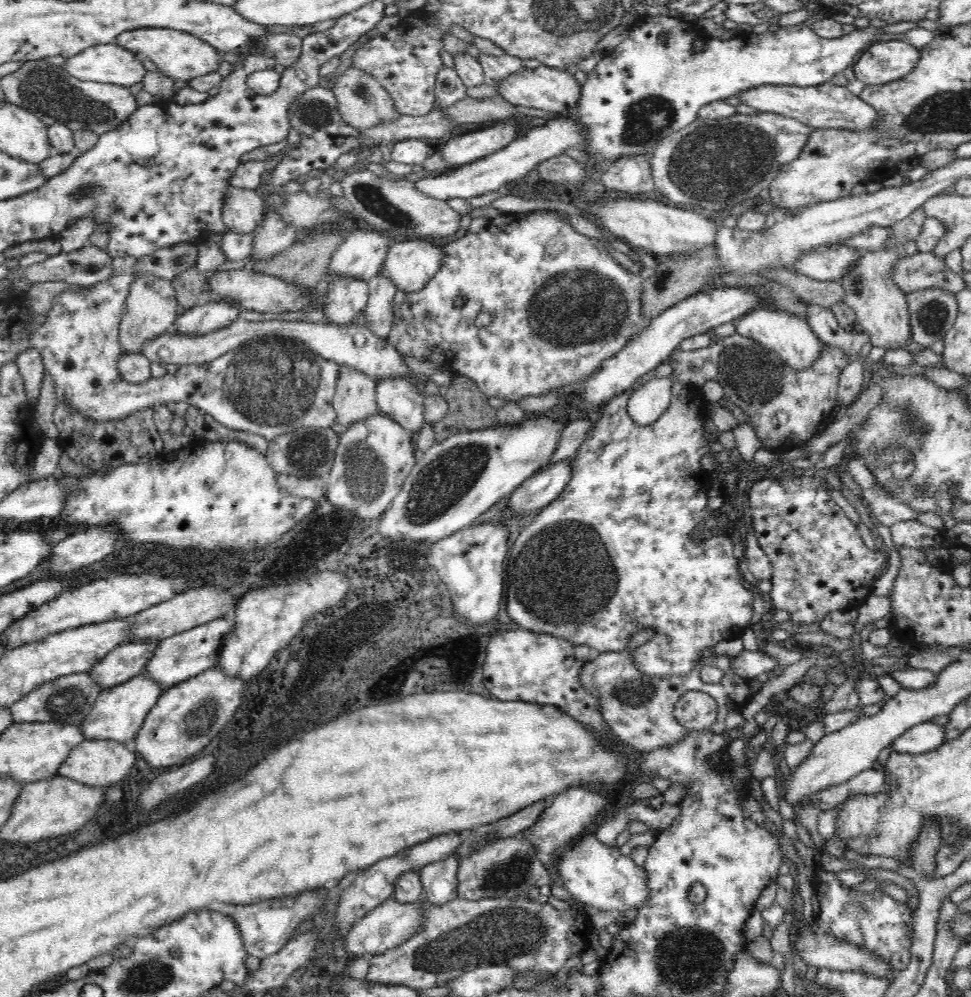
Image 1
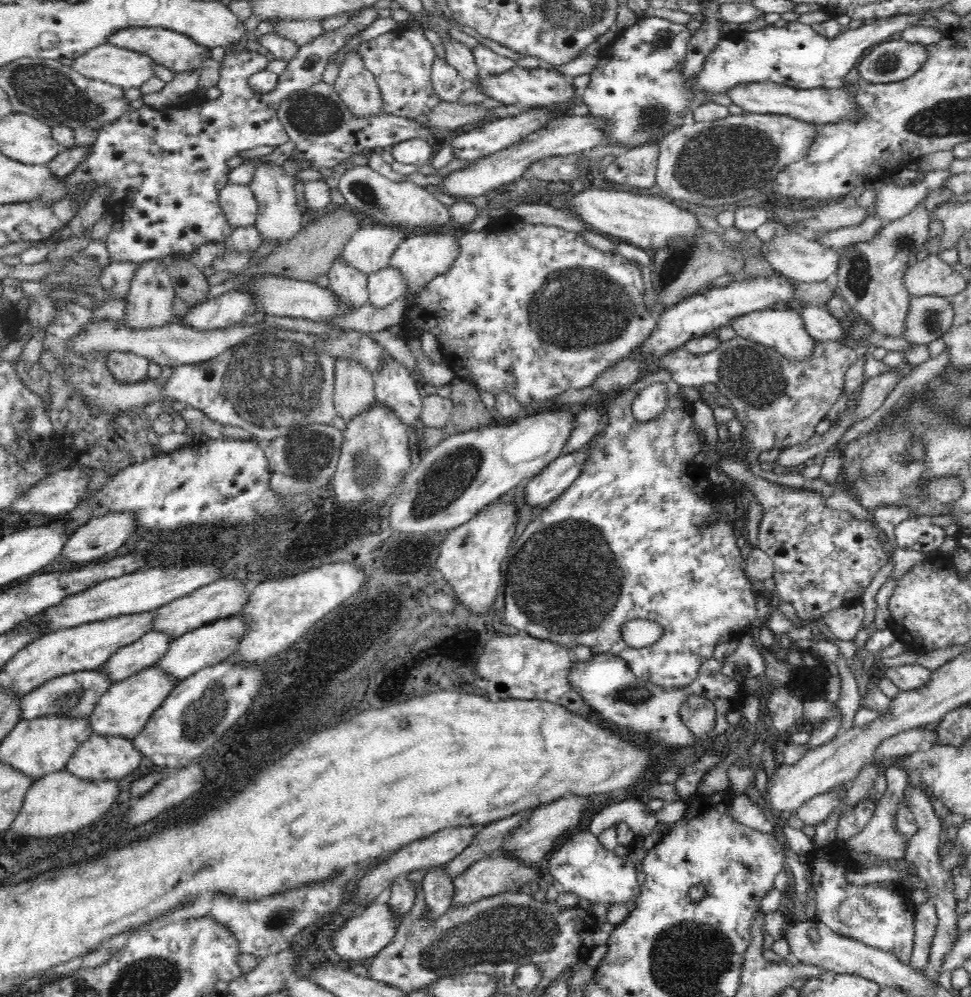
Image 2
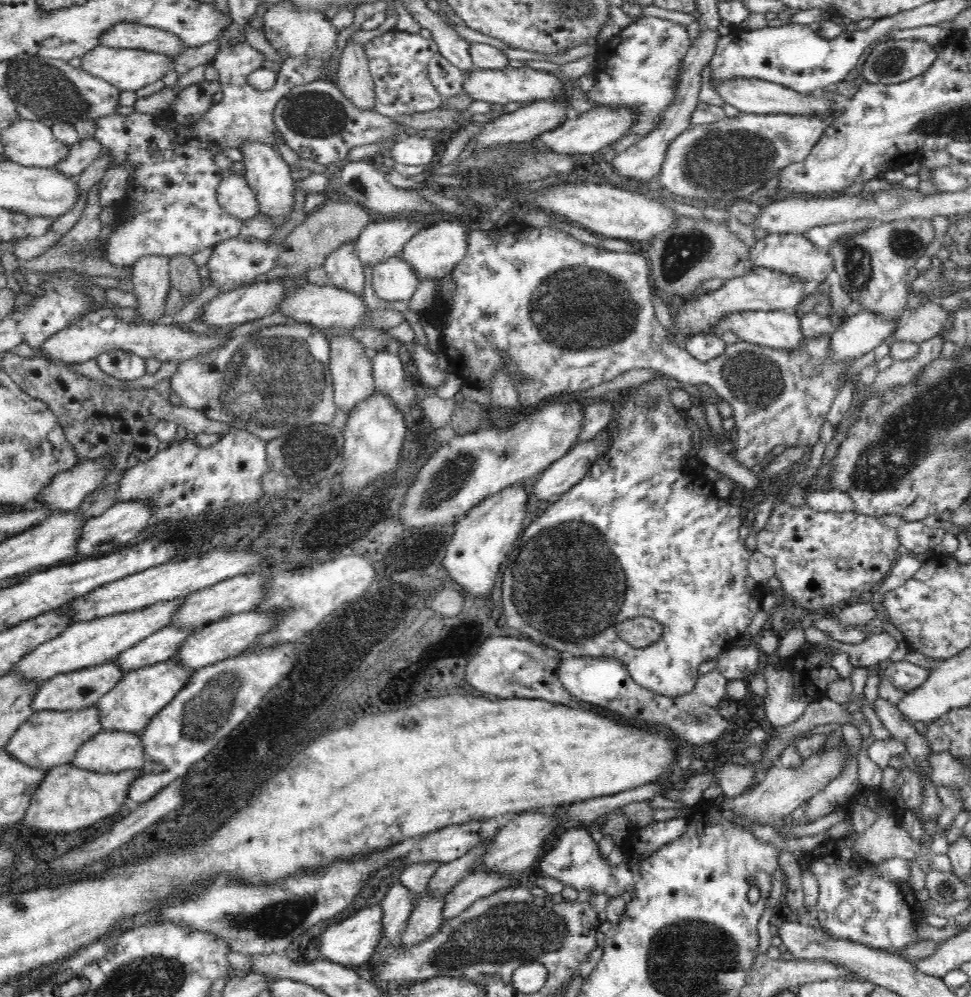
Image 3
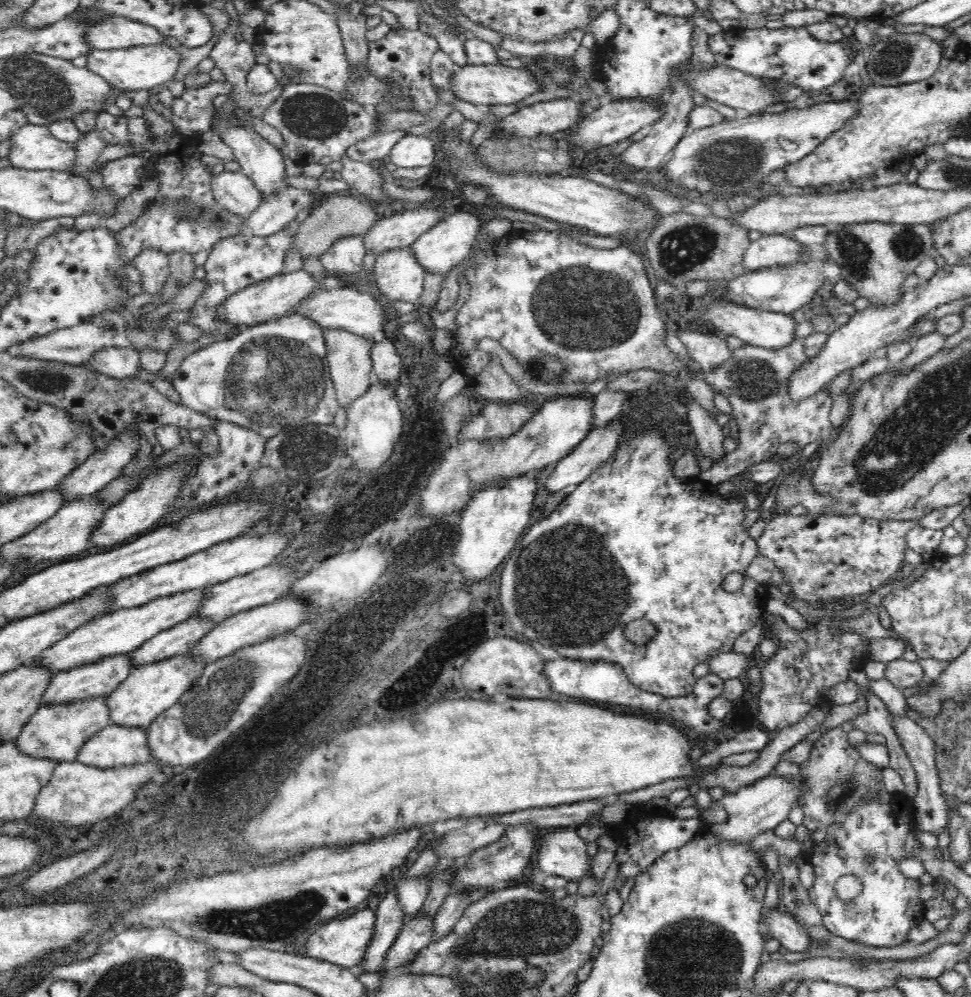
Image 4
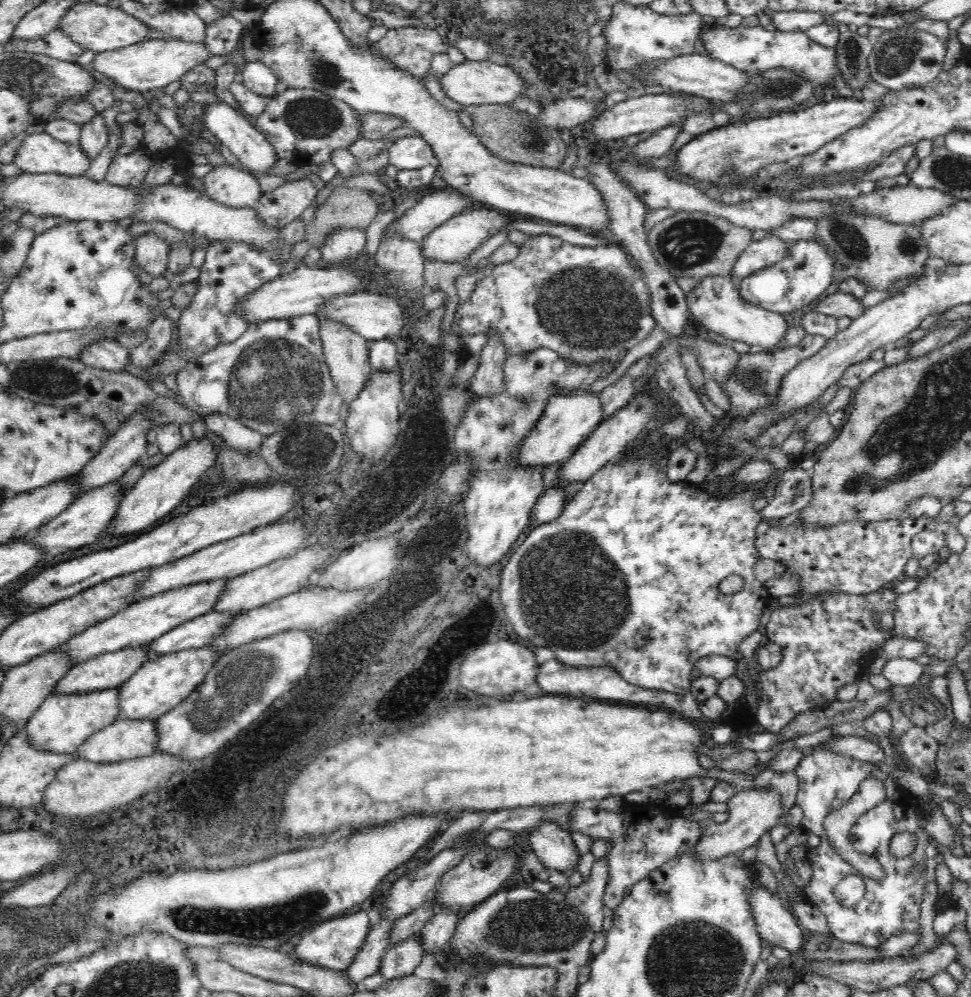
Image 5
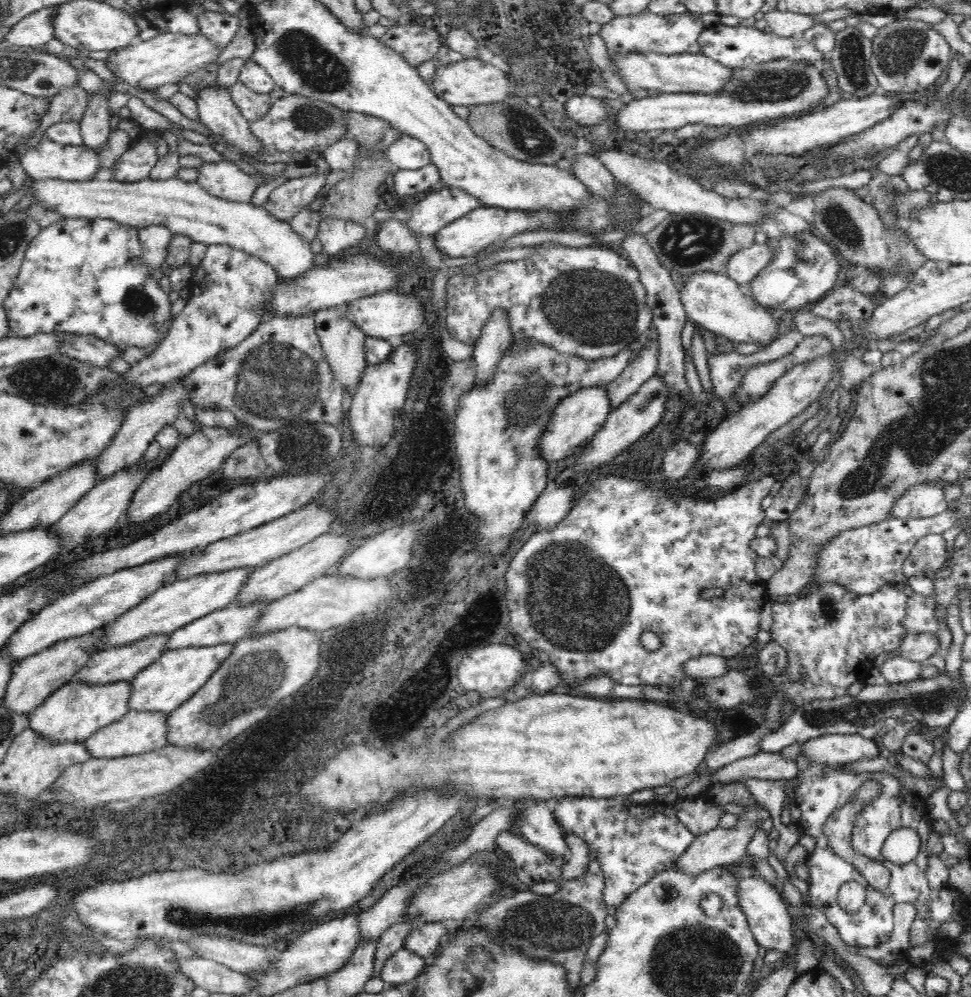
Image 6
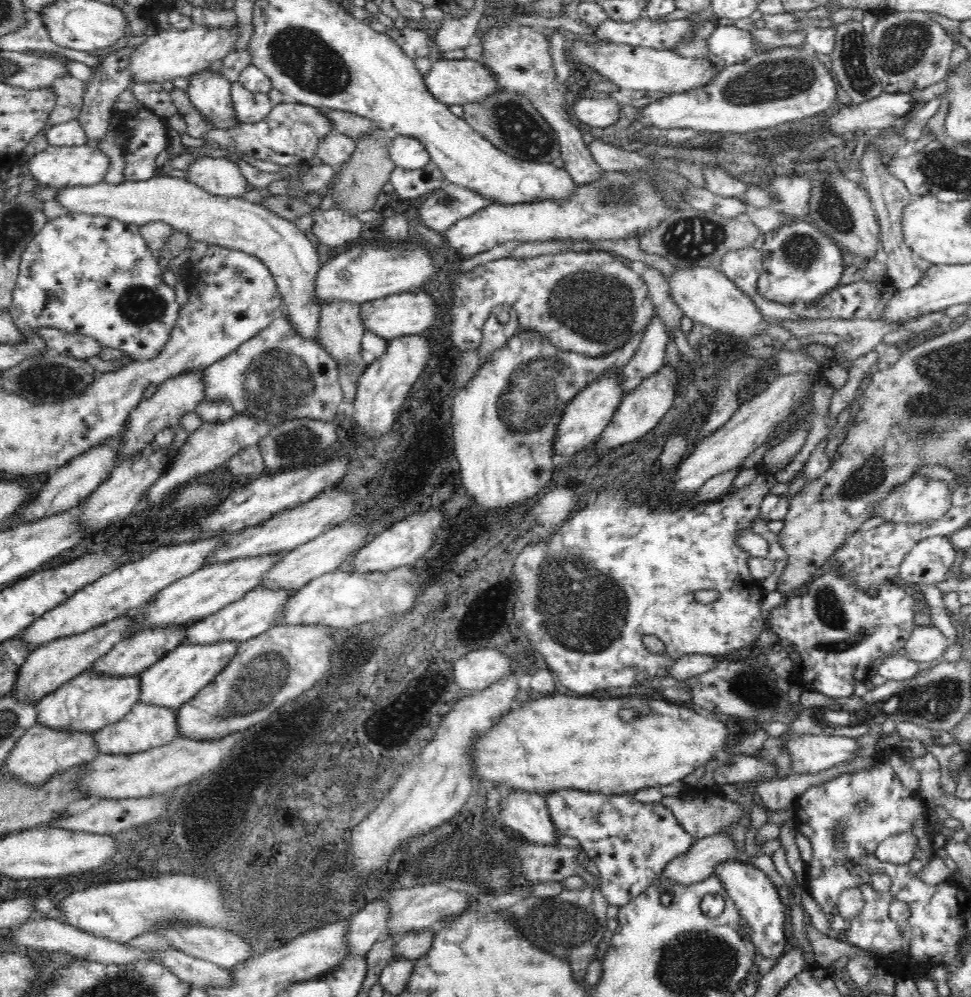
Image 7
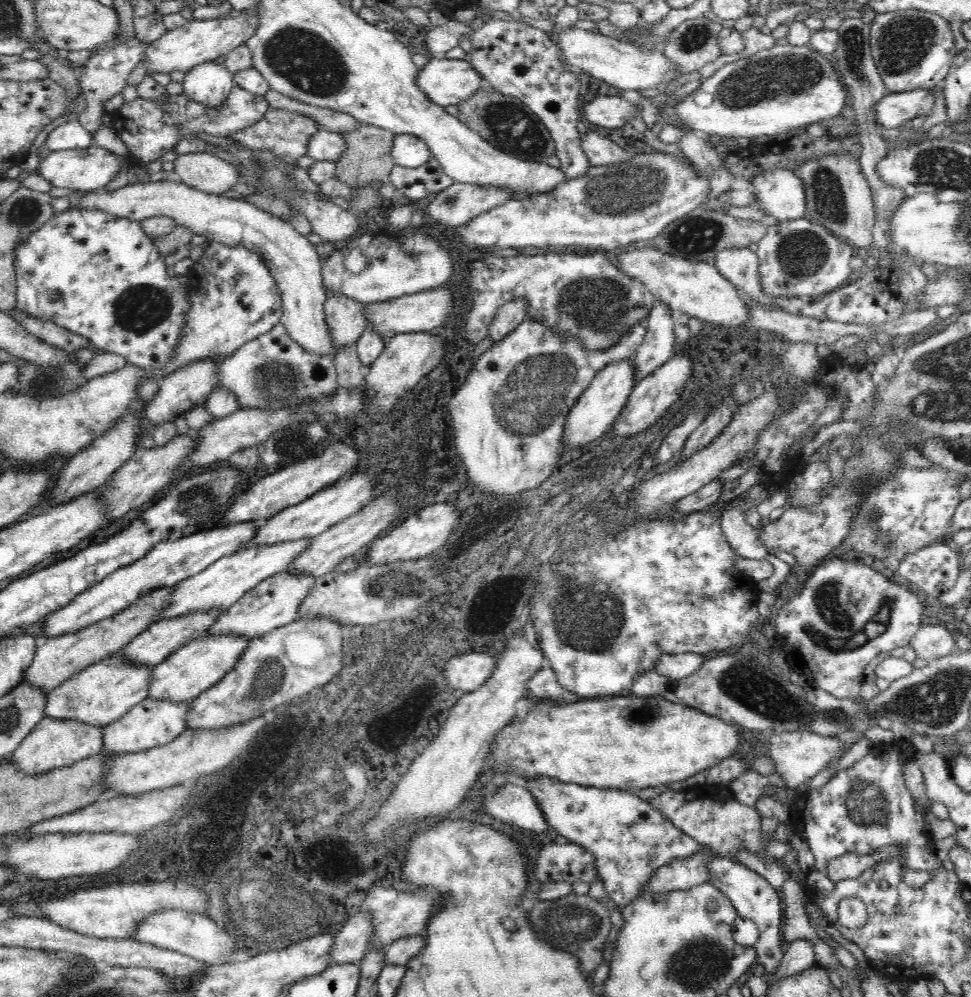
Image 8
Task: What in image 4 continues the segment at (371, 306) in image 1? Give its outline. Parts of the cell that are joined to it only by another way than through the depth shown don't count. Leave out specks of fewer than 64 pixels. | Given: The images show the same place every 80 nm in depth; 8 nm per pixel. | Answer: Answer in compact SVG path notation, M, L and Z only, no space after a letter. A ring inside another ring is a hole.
M412 245L382 252L373 268L376 285L391 304L402 300L418 306L426 273L414 258Z

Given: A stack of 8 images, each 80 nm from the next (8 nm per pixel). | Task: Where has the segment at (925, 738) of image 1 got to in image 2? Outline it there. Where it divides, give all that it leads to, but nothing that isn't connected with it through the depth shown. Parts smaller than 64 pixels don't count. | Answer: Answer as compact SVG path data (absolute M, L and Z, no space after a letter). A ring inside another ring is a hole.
M923 728L909 729L879 742L873 754L874 760L882 766L882 760L890 761L891 758L911 755L913 752L920 751L924 738L927 738L928 742L931 742L934 746L935 737L934 731L924 730Z

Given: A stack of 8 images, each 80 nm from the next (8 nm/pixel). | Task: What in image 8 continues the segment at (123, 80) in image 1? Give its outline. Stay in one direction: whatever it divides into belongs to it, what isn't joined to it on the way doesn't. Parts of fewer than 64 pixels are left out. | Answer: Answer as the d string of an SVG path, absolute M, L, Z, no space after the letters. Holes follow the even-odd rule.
M254 6L252 10L238 10L232 9L232 12L226 18L214 18L214 20L192 20L188 24L174 30L167 30L166 34L160 39L148 44L148 49L142 55L142 60L147 63L146 72L152 75L154 72L162 72L169 74L172 70L180 70L187 73L194 65L202 64L206 61L215 61L220 56L225 56L228 52L232 52L234 48L245 45L245 43L255 36L260 25L259 6Z

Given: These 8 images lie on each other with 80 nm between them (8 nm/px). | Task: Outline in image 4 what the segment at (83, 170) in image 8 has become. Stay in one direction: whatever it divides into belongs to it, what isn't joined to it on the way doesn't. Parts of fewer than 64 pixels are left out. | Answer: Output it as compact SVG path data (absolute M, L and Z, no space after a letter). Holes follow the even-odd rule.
M28 123L10 141L9 160L16 168L69 172L76 162L76 145L52 136L47 125Z

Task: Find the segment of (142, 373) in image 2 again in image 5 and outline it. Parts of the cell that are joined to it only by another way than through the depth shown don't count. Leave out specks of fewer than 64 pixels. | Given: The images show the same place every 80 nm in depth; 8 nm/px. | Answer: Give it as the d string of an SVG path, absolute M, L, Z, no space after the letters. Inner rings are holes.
M114 339L91 342L80 354L79 359L88 366L110 372L122 372L130 364L130 348Z

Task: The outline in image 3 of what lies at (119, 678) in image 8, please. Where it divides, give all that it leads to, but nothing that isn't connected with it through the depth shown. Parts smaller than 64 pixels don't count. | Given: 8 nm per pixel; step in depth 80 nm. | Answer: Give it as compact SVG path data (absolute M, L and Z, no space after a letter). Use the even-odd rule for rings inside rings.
M93 704L71 711L45 710L31 713L18 727L19 730L6 744L8 753L32 768L50 770L61 764L72 763L78 748L102 730L102 723L100 723L100 709L97 704Z

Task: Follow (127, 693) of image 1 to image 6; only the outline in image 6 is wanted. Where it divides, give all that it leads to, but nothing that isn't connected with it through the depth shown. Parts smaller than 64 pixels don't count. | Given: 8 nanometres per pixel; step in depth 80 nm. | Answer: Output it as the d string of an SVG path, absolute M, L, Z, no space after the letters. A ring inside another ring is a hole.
M216 644L214 646L186 647L170 650L162 653L150 664L141 670L130 681L132 683L132 696L128 707L136 711L162 711L170 714L174 712L186 700L190 700L195 692L198 692L206 681L218 668L220 664L232 654L235 644Z

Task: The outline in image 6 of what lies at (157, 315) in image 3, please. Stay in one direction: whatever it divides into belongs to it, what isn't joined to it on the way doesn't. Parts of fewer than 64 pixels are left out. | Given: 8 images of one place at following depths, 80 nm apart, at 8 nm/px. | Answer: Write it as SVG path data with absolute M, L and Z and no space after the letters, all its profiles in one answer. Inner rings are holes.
M162 225L141 227L138 232L142 246L142 259L148 267L160 268L170 250L173 232Z

